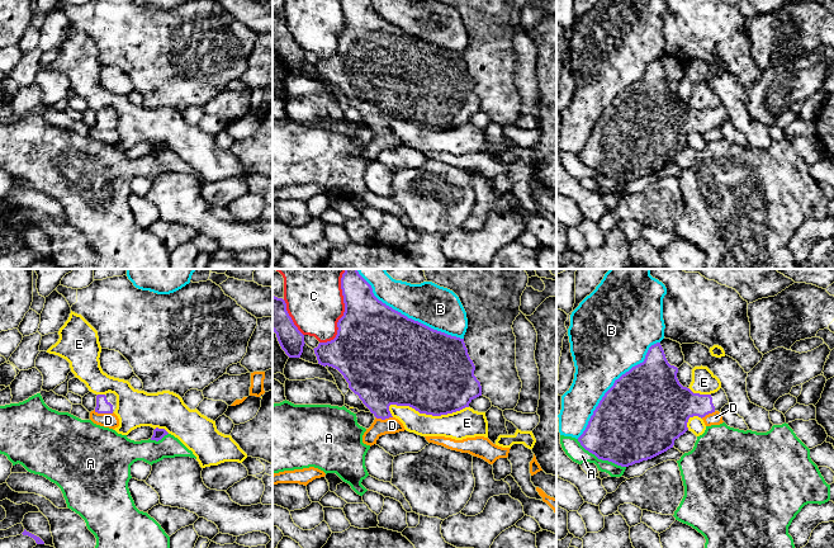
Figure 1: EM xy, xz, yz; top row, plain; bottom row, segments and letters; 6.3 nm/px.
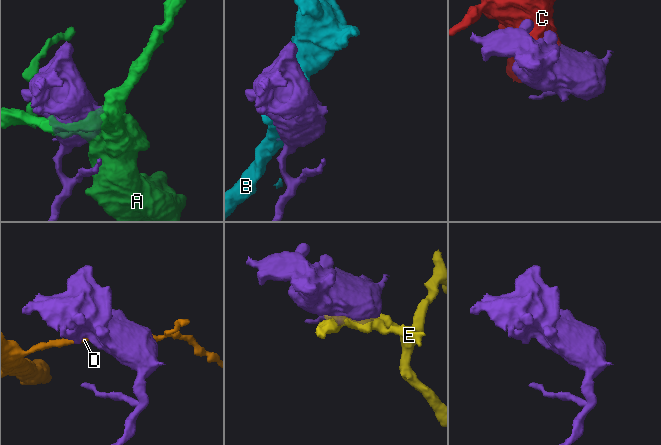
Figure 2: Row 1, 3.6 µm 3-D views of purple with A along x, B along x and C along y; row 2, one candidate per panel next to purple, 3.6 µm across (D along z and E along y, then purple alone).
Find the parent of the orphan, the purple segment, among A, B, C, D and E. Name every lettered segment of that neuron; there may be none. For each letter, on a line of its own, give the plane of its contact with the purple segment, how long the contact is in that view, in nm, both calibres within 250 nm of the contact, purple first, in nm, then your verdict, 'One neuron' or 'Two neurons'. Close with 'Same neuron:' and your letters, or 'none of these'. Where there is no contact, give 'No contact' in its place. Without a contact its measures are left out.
A: Touches purple in yz. Shared border 360 nm. Thickness 460 nm (purple) against 110 nm. Two neurons
B: Touches purple in xz. Shared border 800 nm. Thickness 500 nm (purple) against 280 nm. Two neurons
C: Touches purple in xz. Shared border 500 nm. Thickness 460 nm (purple) against 360 nm. Two neurons
D: Touches purple in xy. Shared border 130 nm. Thickness 90 nm (purple) against 100 nm. Two neurons
E: Touches purple in xz. Shared border 500 nm. Thickness 500 nm (purple) against 180 nm. Two neurons
Same neuron: none of these

